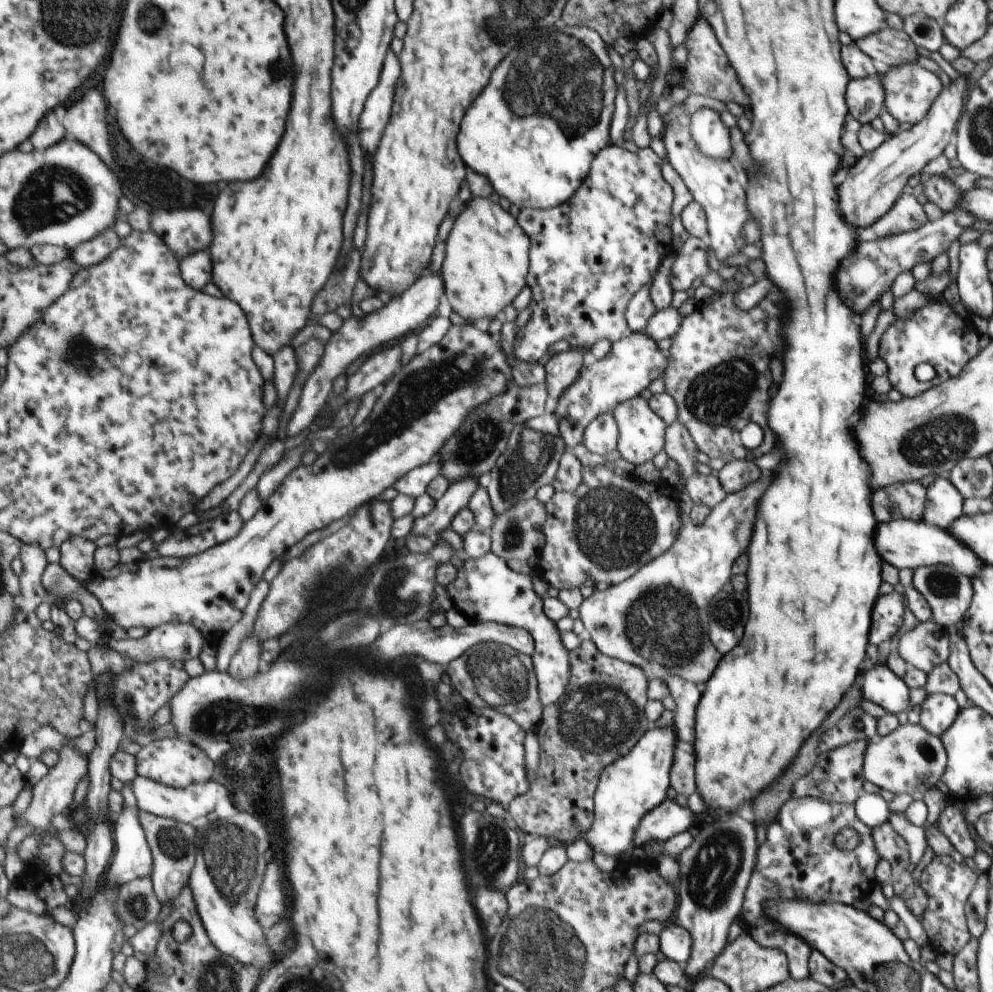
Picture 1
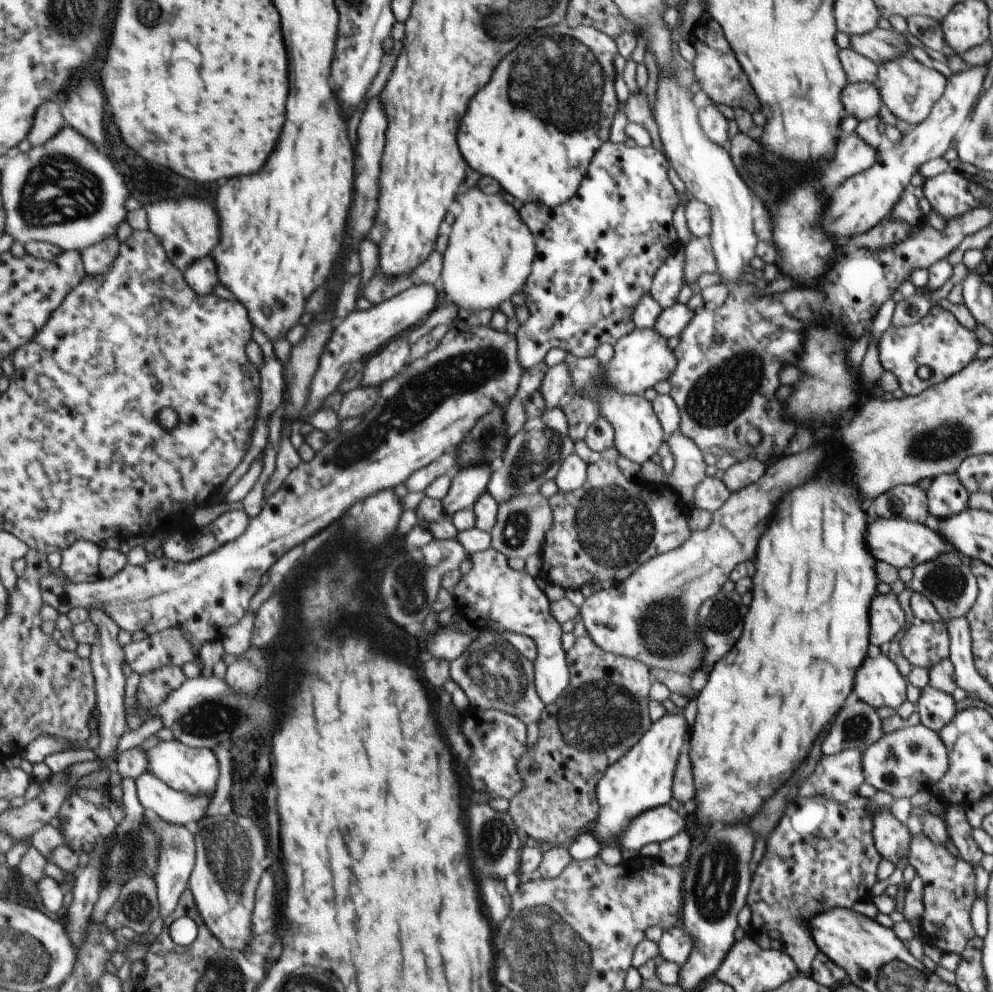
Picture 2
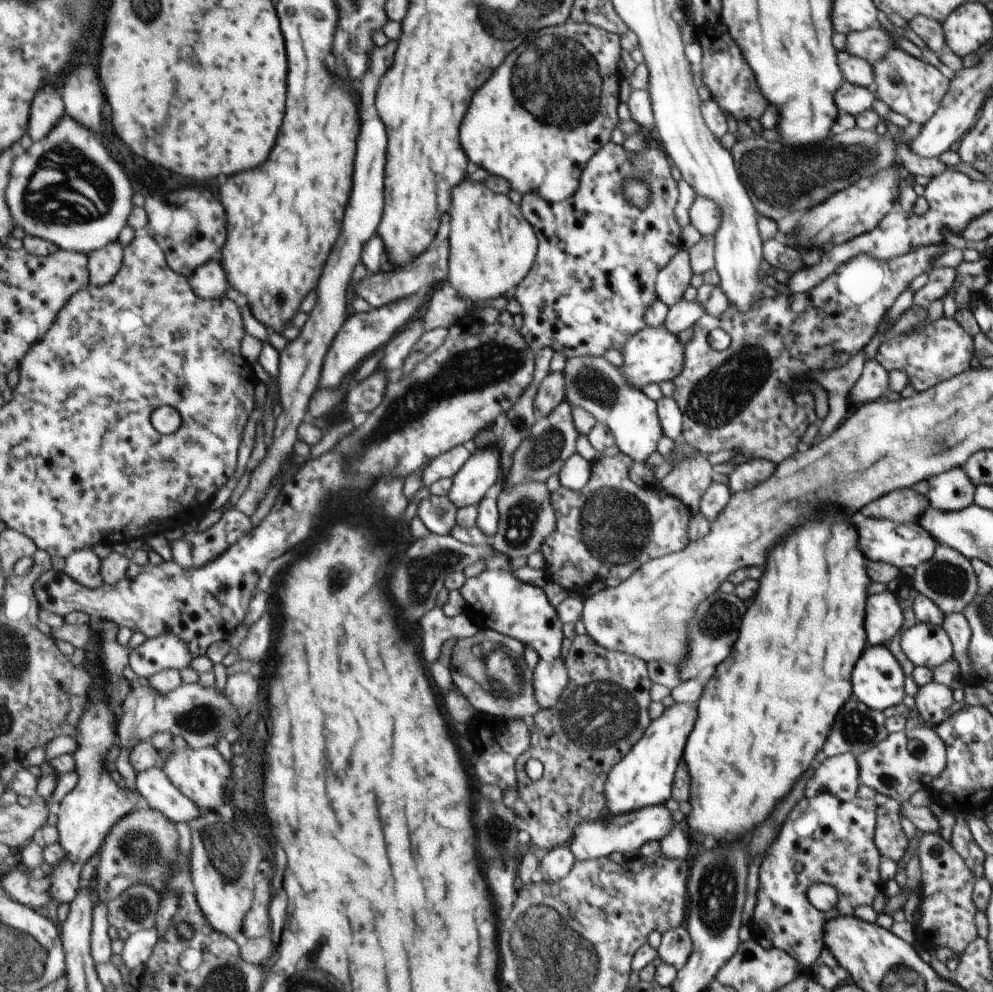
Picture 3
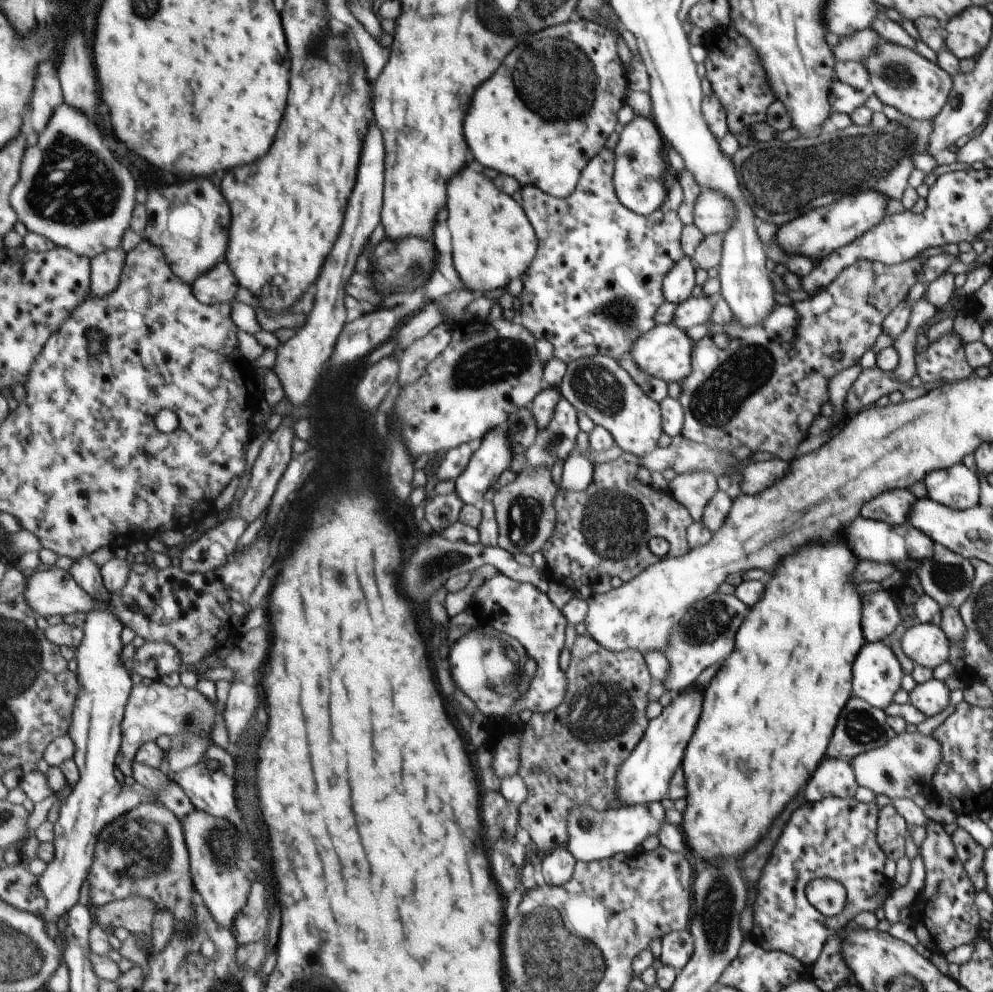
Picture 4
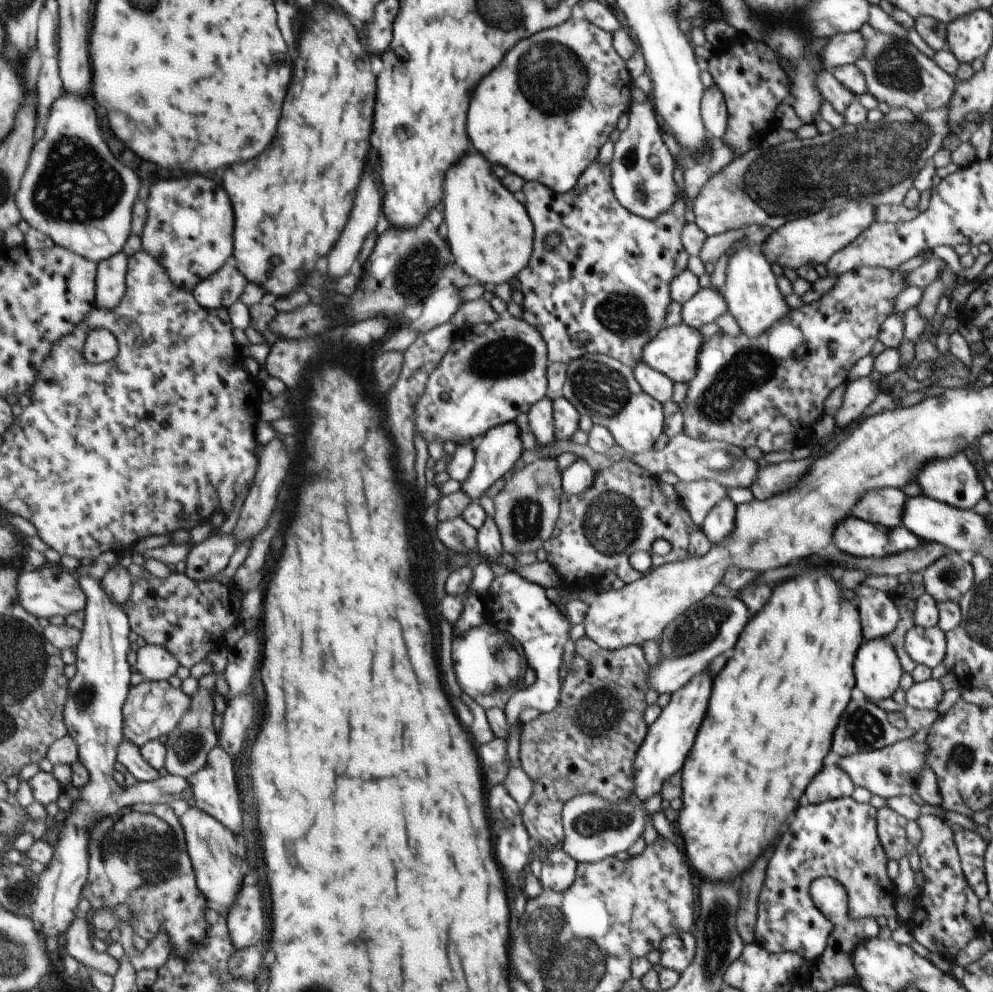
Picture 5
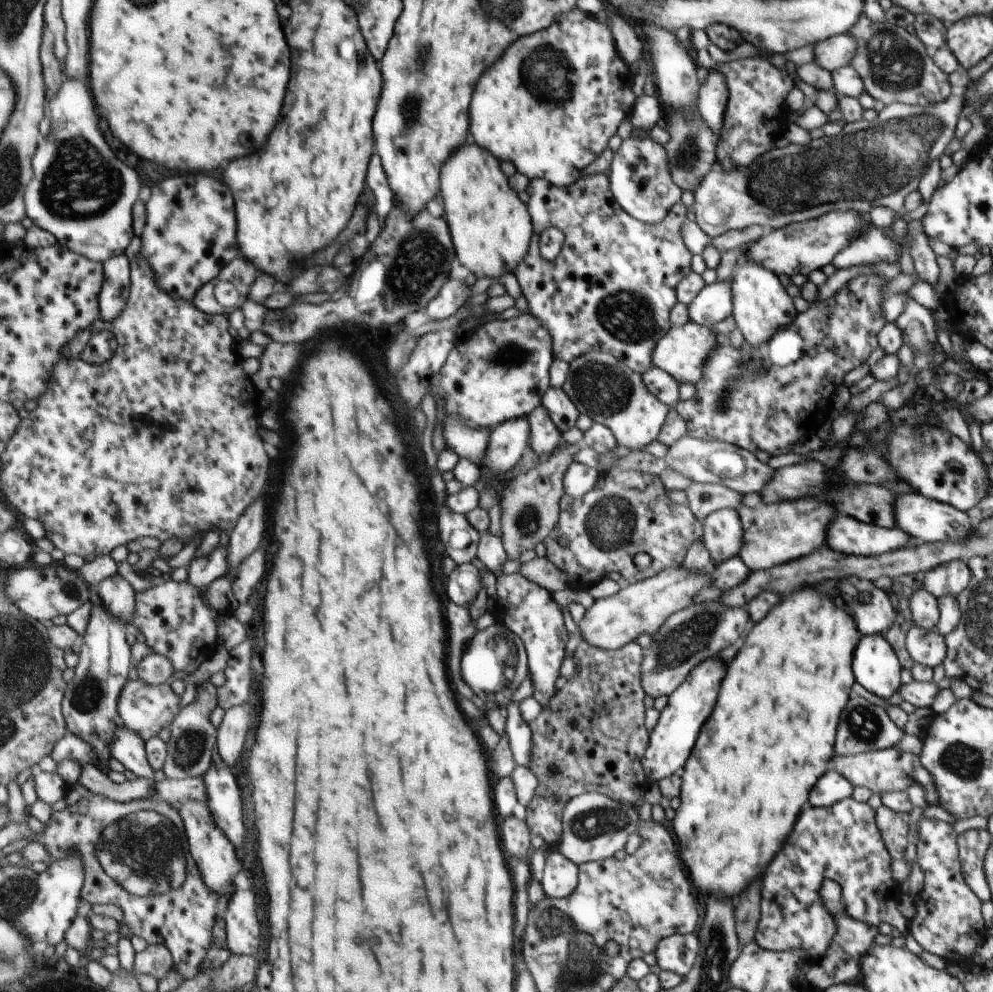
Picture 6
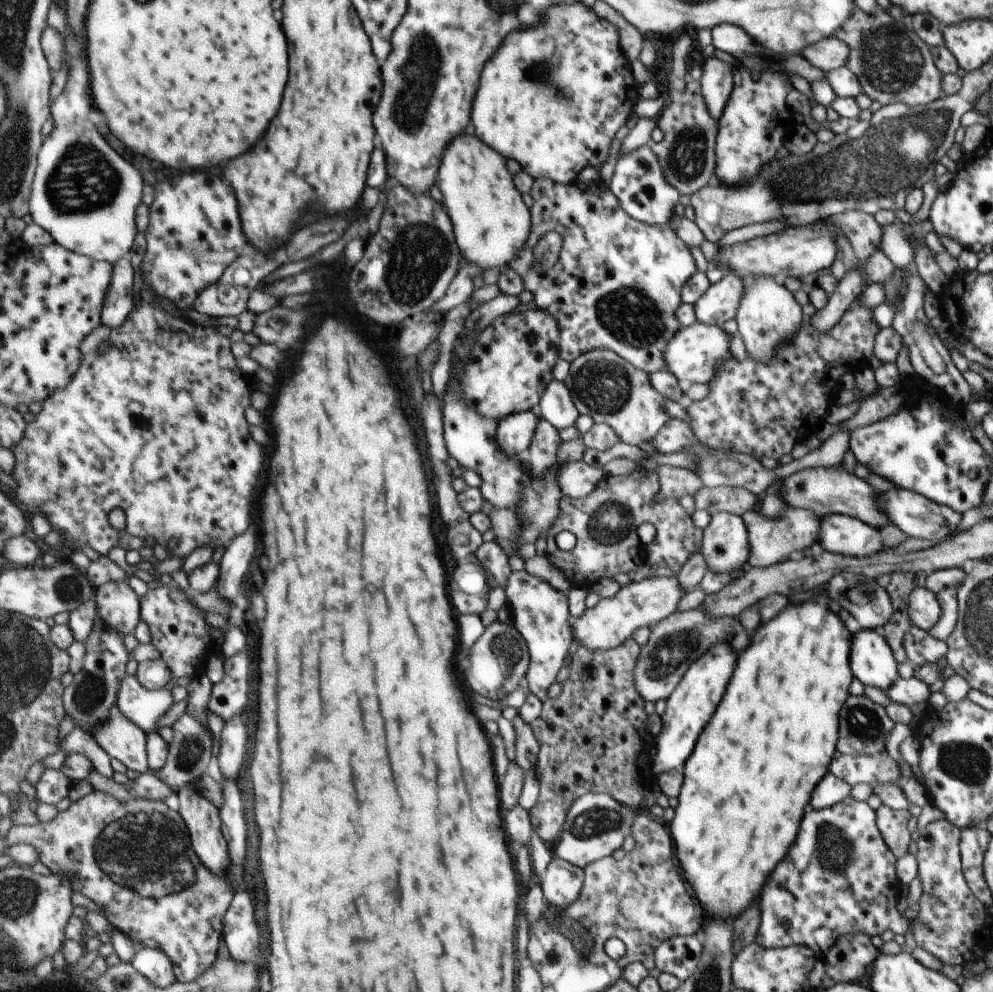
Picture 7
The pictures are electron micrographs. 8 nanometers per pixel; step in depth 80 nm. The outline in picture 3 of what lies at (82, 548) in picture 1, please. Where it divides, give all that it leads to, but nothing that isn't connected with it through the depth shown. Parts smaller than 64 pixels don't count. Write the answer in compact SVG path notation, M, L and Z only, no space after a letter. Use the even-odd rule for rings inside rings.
M92 549L78 550L68 556L63 570L86 587L98 589L105 584L102 575L102 560Z

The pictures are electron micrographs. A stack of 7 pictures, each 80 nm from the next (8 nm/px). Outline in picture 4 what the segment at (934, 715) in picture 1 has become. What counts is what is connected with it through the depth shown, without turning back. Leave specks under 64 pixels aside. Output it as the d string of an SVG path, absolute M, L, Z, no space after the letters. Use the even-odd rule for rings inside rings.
M931 679L923 684L916 684L915 688L908 693L909 703L929 718L948 706L949 693L944 682Z

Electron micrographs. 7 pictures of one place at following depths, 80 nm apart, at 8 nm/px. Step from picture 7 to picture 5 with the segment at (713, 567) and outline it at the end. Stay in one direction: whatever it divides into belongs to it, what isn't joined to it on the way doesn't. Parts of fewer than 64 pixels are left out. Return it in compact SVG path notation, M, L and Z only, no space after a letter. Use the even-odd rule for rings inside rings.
M721 499L706 515L699 530L707 537L709 546L719 545L734 529L734 504L731 499Z

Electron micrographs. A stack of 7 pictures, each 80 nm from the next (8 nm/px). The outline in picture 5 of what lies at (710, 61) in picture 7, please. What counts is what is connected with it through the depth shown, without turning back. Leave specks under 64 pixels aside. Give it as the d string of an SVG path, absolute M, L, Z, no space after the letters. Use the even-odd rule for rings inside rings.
M715 84L705 88L703 92L700 117L707 138L719 143L726 129L726 106L722 92Z

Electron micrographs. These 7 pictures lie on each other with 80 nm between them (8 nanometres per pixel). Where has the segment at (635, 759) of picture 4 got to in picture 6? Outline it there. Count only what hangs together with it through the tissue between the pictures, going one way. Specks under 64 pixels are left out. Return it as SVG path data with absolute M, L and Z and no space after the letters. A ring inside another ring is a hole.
M713 656L702 660L696 664L684 681L667 697L667 703L658 716L657 724L652 728L649 746L645 749L641 760L643 772L649 782L671 776L675 772L680 772L691 756L692 748L696 744L696 736L700 732L703 722L713 710L713 702L717 698L719 682L725 676L725 664Z

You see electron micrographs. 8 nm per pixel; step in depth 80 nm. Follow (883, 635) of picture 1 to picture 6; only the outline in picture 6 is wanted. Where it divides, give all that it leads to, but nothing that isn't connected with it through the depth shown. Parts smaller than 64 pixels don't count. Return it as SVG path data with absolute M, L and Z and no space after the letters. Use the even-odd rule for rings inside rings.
M856 576L836 580L837 592L857 616L857 628L865 635L881 635L891 626L895 611L887 592L876 588L871 581ZM851 596L851 602L849 602Z

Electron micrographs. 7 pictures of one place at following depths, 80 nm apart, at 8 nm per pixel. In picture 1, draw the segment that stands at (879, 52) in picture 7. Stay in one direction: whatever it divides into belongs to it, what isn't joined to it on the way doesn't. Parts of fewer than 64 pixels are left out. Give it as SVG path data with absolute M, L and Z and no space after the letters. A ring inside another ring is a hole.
M917 61L890 66L885 73L879 75L879 78L886 111L899 123L905 122L911 125L919 123L935 102L936 96L943 90L937 75L929 72L929 69L921 66Z

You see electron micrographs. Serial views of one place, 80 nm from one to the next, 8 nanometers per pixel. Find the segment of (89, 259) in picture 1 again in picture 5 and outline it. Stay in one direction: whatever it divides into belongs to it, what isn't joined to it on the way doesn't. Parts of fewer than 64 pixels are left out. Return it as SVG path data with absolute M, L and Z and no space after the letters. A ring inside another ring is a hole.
M125 252L101 261L96 278L97 308L115 310L127 294L126 276L129 259Z

